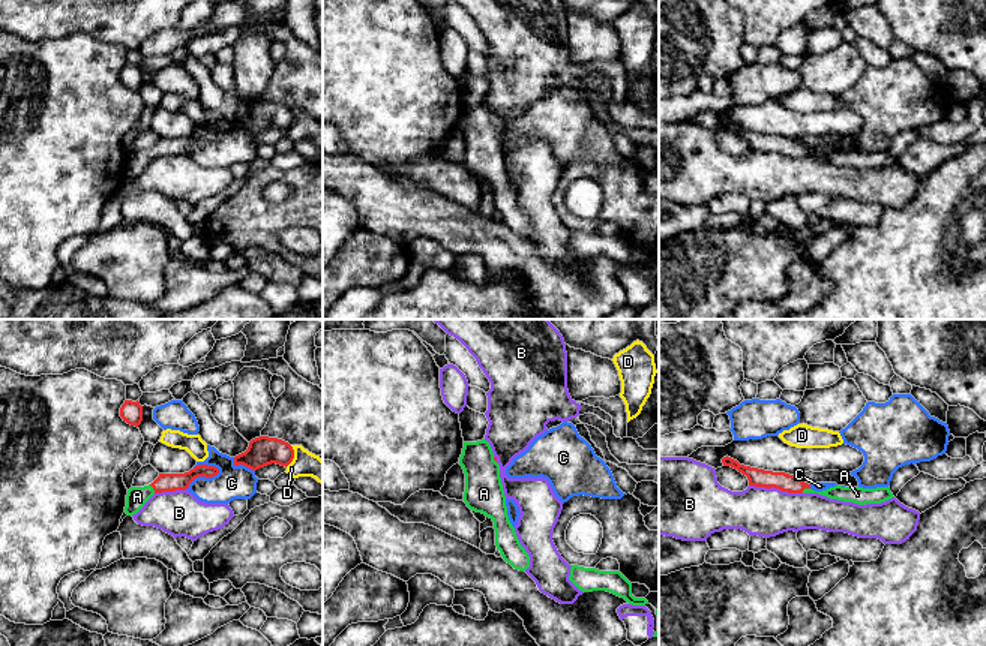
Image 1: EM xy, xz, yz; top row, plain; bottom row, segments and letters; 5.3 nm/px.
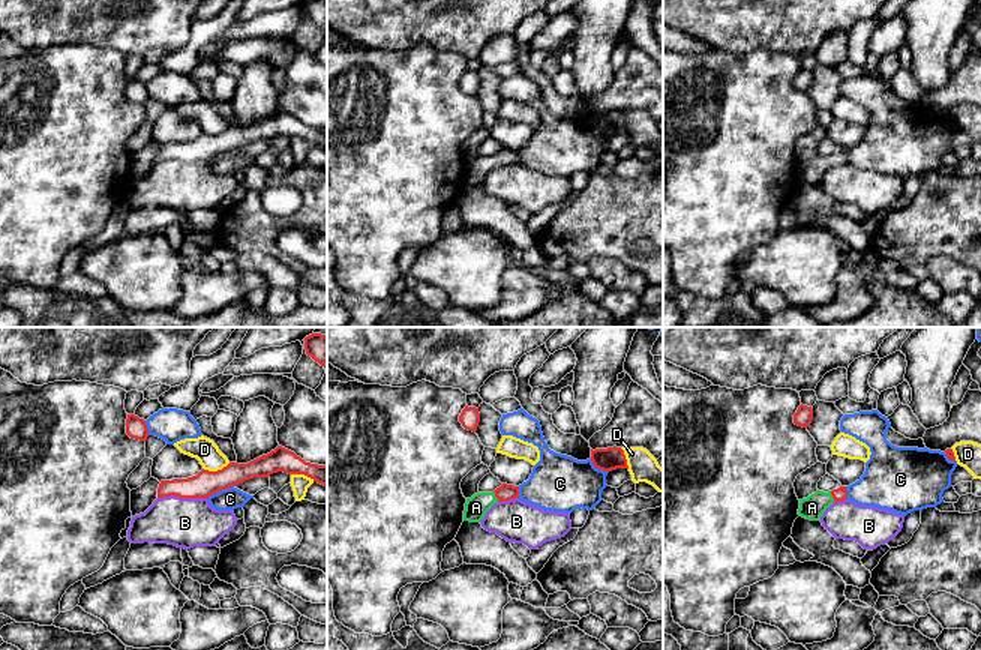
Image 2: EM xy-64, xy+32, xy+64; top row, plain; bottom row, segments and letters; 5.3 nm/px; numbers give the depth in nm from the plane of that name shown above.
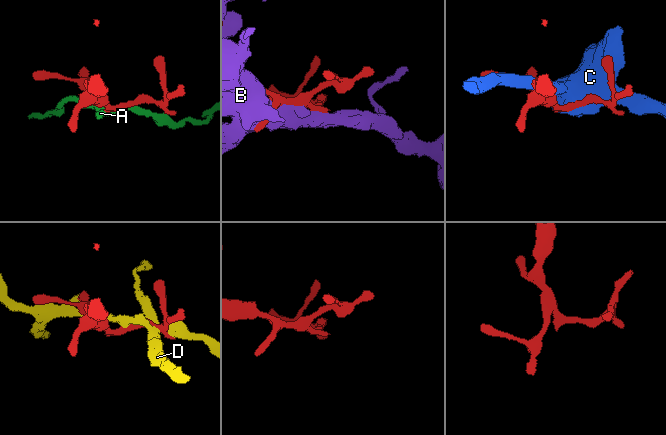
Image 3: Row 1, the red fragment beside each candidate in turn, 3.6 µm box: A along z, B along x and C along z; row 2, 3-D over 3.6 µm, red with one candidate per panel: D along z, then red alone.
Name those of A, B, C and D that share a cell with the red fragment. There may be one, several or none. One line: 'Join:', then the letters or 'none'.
Join: A

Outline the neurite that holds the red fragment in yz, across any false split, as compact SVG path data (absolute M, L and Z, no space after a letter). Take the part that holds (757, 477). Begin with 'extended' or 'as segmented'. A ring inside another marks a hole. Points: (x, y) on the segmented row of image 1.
extended | M728 456L722 459L722 463L723 466L731 466L738 472L741 472L743 475L746 475L749 480L749 486L755 487L765 489L774 487L788 493L818 493L830 499L854 502L858 505L881 504L894 498L893 493L890 492L890 487L863 489L863 487L834 486L822 492L815 492L810 489L810 484L801 481L795 475L744 466Z

